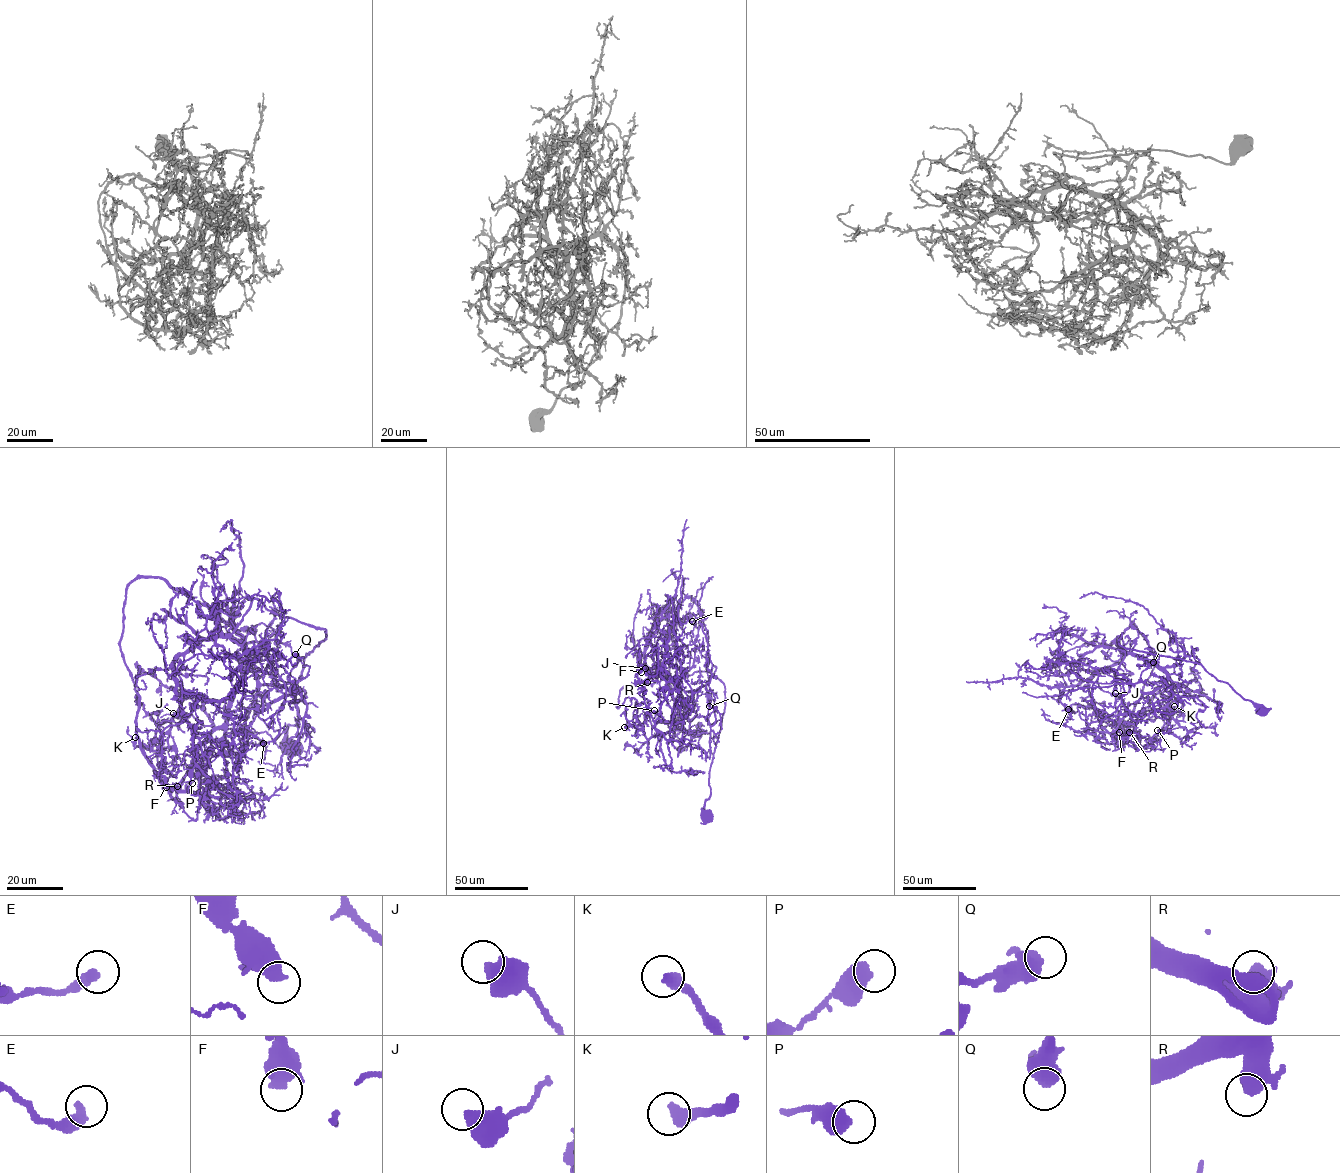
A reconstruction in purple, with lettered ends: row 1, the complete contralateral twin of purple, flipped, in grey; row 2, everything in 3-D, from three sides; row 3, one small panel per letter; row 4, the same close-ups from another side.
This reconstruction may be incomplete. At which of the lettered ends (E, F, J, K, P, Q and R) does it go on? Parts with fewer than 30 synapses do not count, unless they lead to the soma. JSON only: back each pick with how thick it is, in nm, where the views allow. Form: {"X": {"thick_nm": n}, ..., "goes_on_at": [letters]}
{"K": {"thick_nm": 480}, "goes_on_at": ["K"]}

